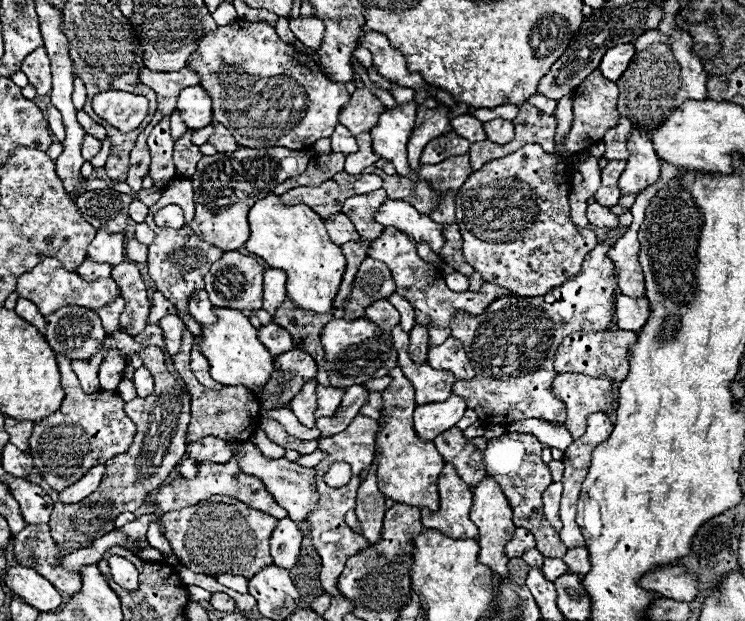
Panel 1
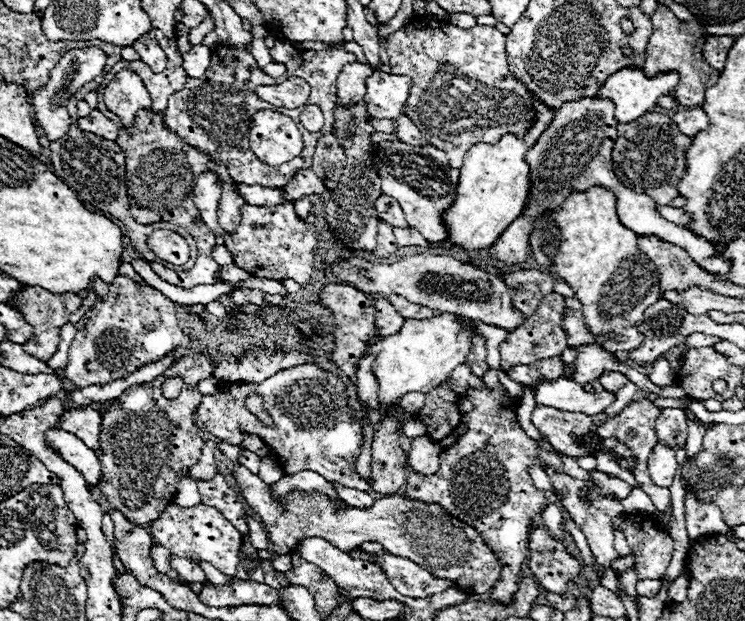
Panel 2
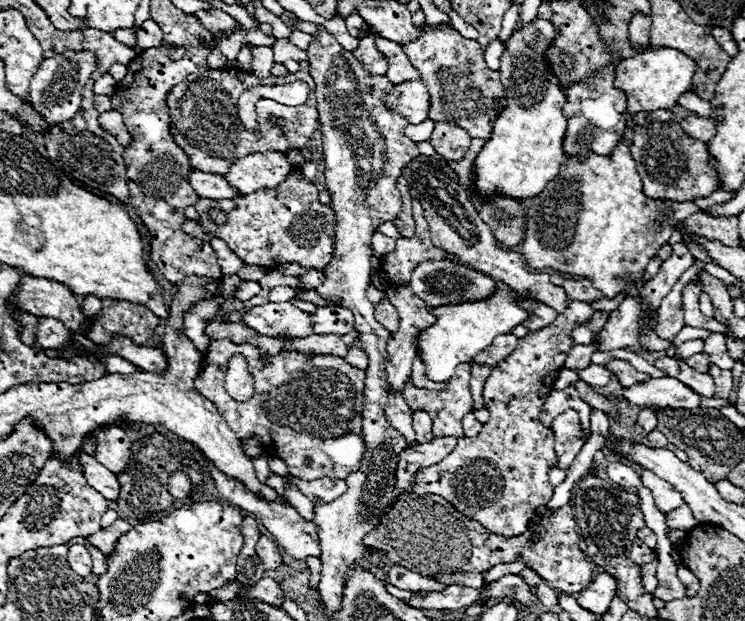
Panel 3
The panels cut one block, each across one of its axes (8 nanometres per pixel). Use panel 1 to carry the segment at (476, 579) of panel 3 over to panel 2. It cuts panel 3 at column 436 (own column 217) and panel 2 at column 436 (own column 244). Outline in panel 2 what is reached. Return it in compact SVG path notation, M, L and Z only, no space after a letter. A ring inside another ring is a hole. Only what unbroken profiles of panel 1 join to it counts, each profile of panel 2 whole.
M354 548L348 554L352 558L370 560L370 562L378 564L384 570L384 574L388 576L388 582L394 584L394 588L400 594L406 594L406 596L424 598L428 594L436 594L436 592L442 592L442 590L454 586L450 580L432 578L432 574L428 574L422 566L418 566L412 560L400 558L400 556L392 556L392 554L372 556L372 554L368 554L368 552L360 550L360 548Z

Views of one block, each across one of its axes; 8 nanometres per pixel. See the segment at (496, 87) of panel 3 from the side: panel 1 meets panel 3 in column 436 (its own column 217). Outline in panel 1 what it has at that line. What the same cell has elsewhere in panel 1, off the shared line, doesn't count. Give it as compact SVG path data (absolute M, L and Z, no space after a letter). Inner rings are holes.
M264 22L218 26L204 36L186 68L200 76L200 86L212 98L214 120L230 130L240 148L310 148L316 140L332 136L340 108L350 100L344 84L332 84L312 58L284 44ZM262 78L266 78L266 96L254 96L252 88Z

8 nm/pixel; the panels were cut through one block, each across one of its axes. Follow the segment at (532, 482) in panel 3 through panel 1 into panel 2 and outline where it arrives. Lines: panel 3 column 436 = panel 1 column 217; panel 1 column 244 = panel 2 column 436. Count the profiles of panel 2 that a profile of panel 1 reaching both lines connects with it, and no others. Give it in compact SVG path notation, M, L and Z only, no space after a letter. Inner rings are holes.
M488 370L484 374L484 382L492 388L488 390L472 390L466 394L466 398L472 402L472 410L462 414L460 422L468 426L468 432L464 436L458 438L458 442L452 448L446 448L442 452L442 466L440 472L436 476L416 476L410 474L406 480L406 498L410 500L422 500L422 502L434 502L440 504L448 514L456 516L458 520L470 524L472 528L476 528L476 532L484 538L484 542L492 548L492 552L500 558L500 582L494 584L494 590L490 594L490 600L498 600L498 602L510 602L518 590L518 574L520 574L520 566L526 560L528 554L528 524L530 520L542 512L542 508L548 504L548 496L546 492L534 488L532 478L528 476L526 468L538 464L534 458L540 456L542 460L546 460L548 464L556 464L556 468L562 470L562 462L556 454L546 454L542 452L536 442L532 438L528 438L516 418L516 408L518 402L508 398L506 390L498 384L498 376L494 370Z

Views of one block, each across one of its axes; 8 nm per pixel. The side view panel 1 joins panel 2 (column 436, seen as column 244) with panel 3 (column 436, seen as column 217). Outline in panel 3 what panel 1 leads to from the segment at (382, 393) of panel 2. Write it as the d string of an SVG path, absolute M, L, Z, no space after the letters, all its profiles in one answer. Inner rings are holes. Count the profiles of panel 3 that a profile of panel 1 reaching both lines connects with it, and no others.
M496 282L496 292L488 300L476 300L468 304L446 304L434 308L436 322L420 332L418 350L426 364L426 374L434 382L450 380L454 376L454 368L460 362L470 362L478 352L486 350L496 336L508 334L514 326L528 320L528 310L518 306L520 300L530 300L528 296L516 294L512 288L506 288L504 282Z

